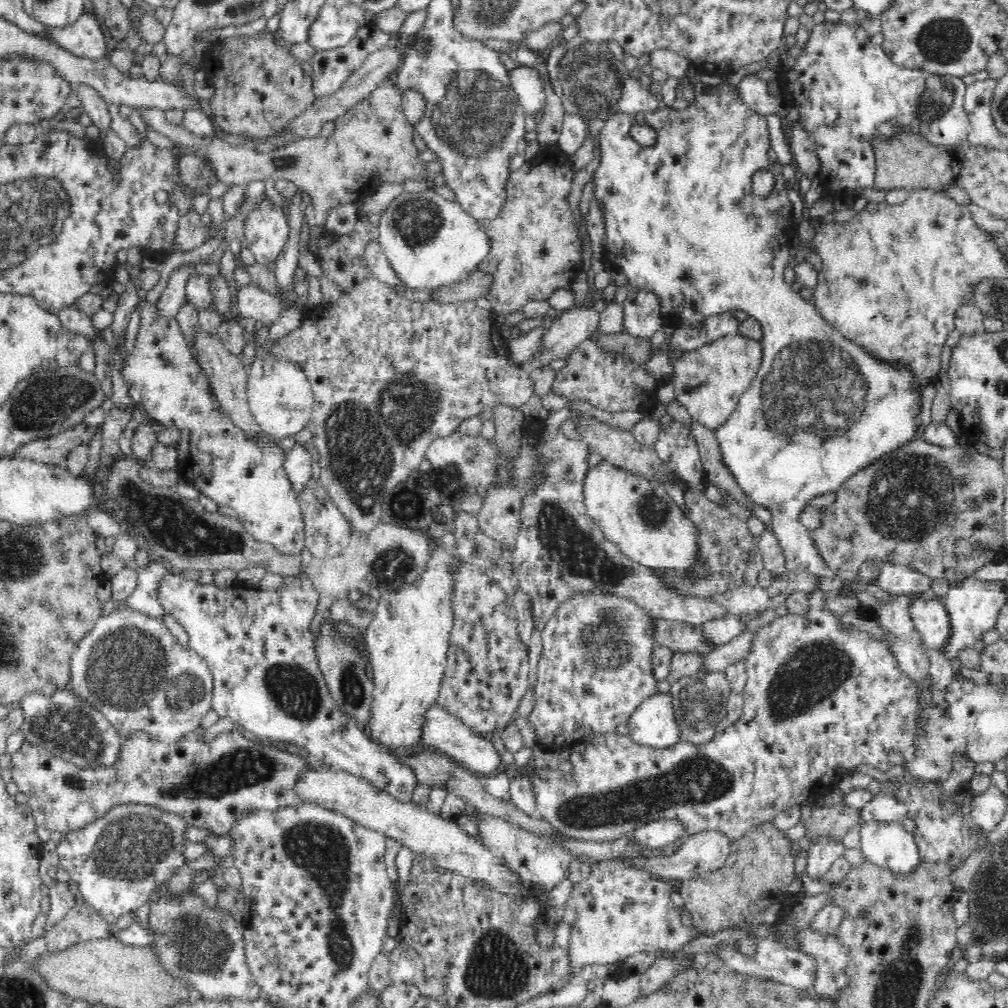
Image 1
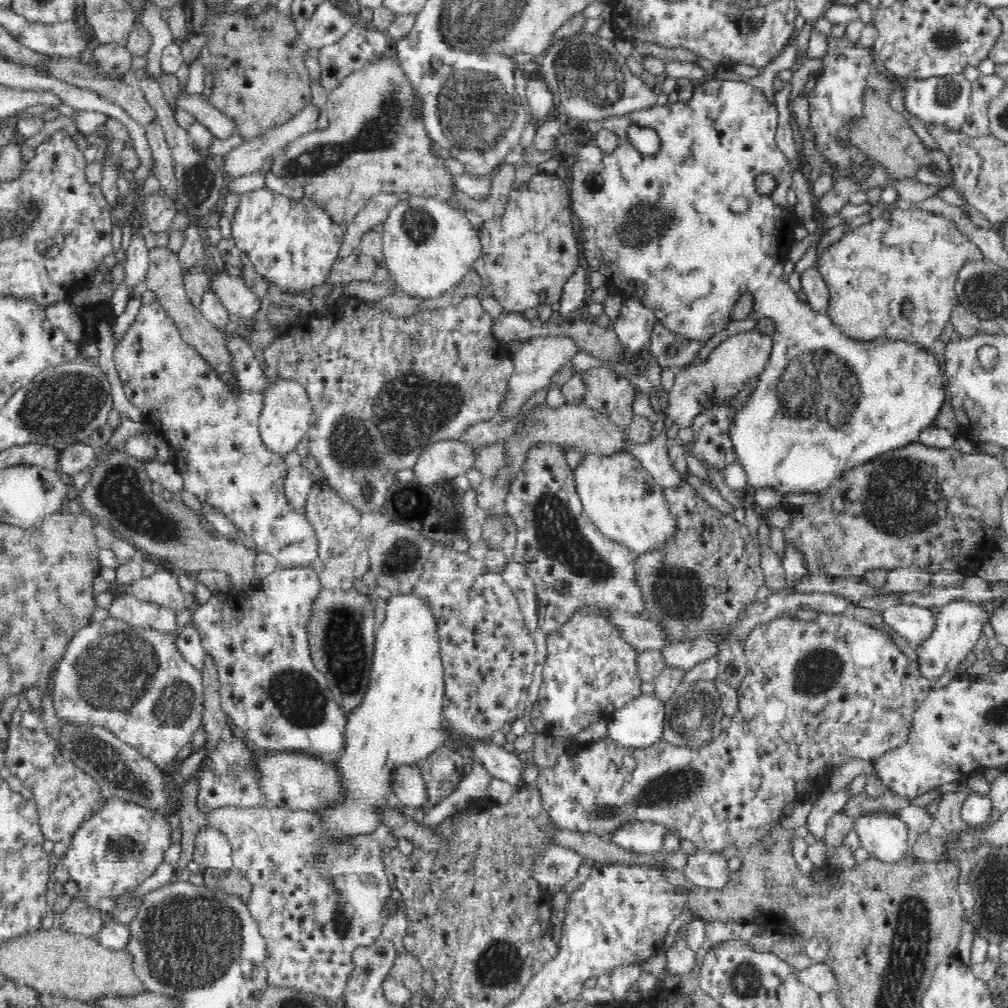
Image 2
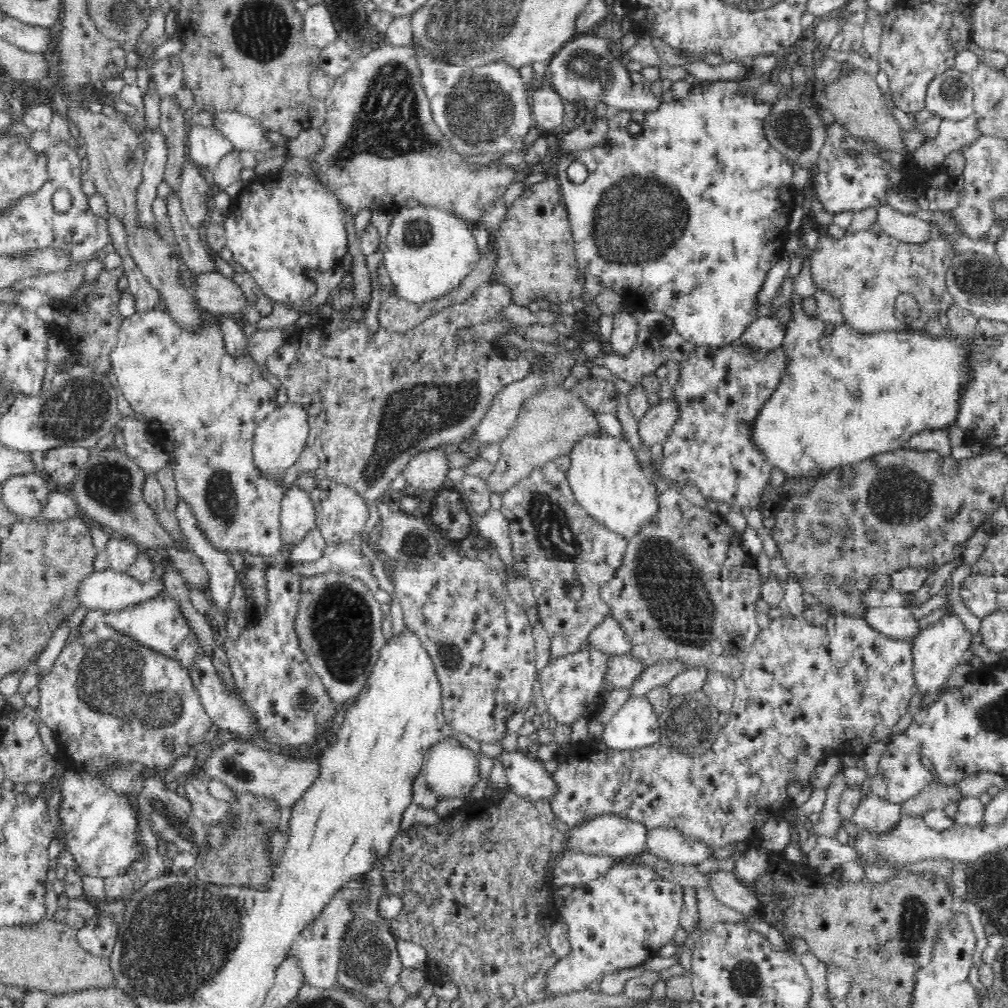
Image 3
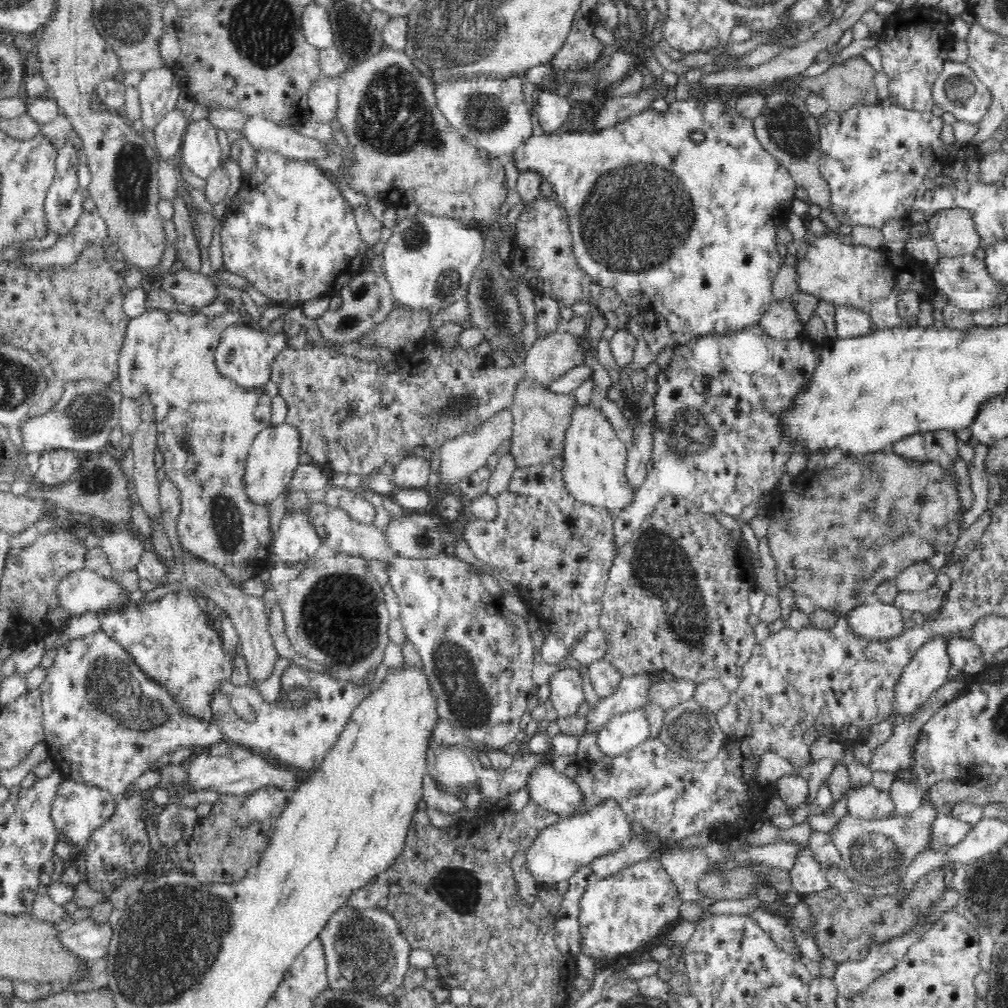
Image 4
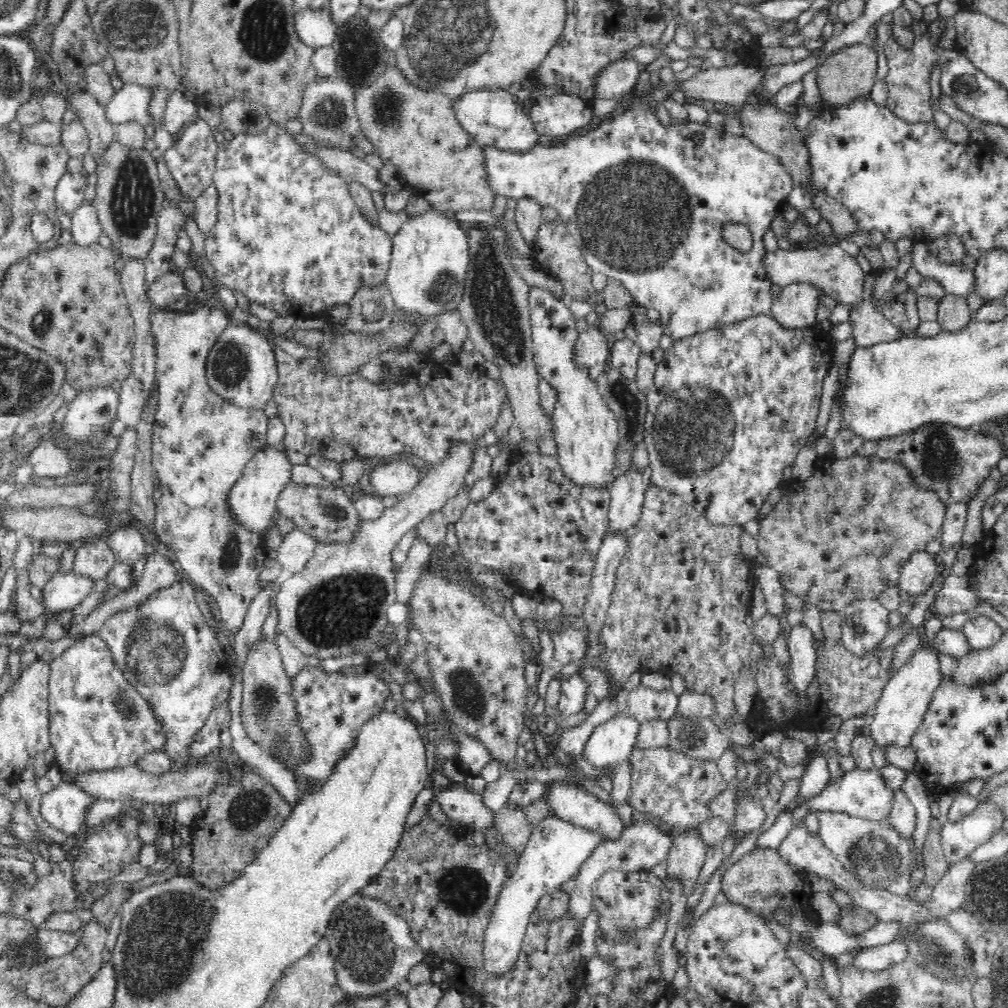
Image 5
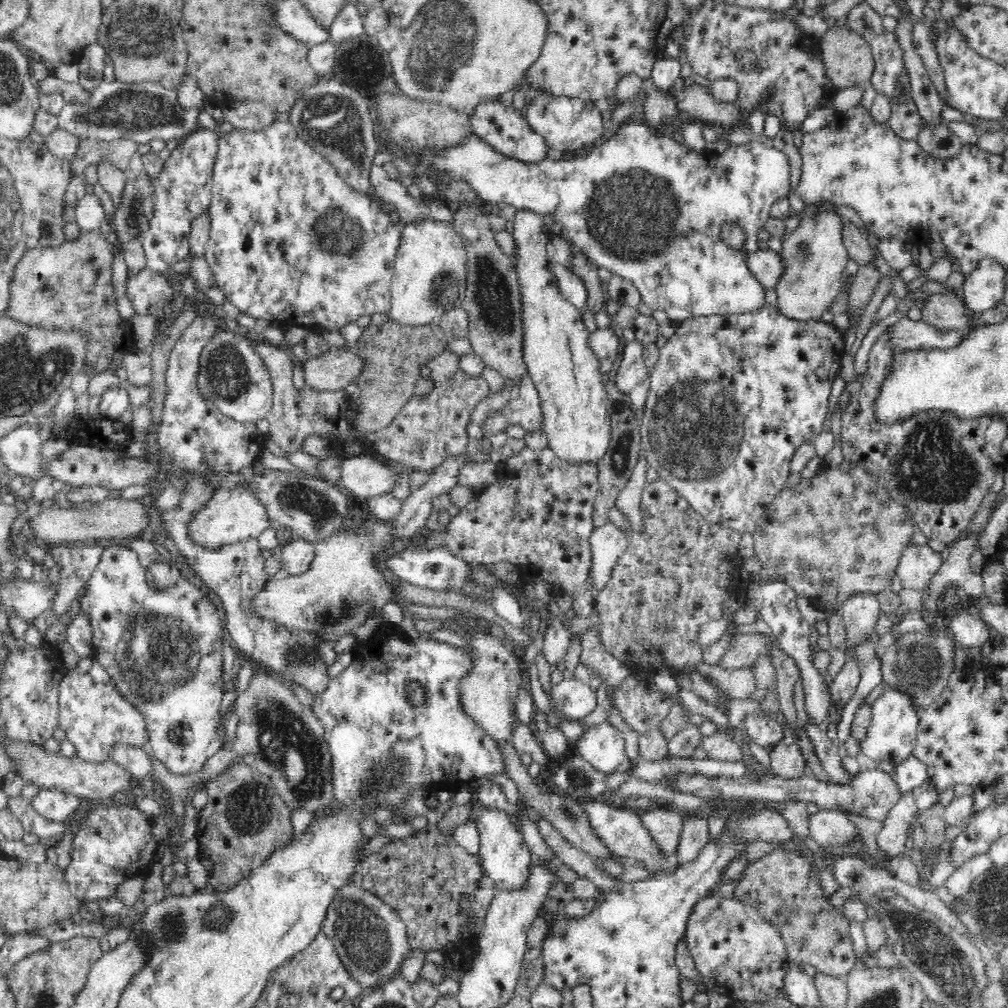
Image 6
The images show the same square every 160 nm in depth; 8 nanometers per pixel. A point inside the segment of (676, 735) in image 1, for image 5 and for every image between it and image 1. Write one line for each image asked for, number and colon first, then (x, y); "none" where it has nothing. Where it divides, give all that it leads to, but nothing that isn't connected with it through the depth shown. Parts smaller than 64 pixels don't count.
2: (640, 723)
3: (635, 725)
4: (622, 732)
5: (611, 742)

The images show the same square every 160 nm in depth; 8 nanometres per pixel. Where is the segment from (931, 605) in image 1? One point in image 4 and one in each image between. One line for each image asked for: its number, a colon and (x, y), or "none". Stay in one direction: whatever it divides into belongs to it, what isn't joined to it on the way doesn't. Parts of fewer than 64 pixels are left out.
2: (914, 623)
3: (899, 623)
4: (877, 621)

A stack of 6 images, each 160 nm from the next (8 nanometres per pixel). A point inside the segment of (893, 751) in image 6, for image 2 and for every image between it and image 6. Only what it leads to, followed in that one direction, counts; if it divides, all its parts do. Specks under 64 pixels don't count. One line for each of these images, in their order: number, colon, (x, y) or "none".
2: (959, 622)
3: (935, 651)
4: (927, 671)
5: (905, 699)

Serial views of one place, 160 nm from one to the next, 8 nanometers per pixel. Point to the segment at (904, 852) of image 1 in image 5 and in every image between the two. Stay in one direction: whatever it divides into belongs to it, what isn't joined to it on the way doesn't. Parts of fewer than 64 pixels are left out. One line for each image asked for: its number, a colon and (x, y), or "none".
2: (884, 837)
3: (876, 816)
4: (868, 803)
5: (863, 793)

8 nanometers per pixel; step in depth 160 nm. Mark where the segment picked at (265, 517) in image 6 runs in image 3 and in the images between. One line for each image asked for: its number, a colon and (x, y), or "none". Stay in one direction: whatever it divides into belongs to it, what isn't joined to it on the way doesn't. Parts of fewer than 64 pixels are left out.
3: (279, 439)
4: (274, 453)
5: (254, 499)

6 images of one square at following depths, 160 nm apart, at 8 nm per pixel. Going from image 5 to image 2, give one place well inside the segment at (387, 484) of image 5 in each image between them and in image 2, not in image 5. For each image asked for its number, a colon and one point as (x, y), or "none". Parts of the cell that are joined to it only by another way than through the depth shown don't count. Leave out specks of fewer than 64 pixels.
2: (445, 459)
3: (426, 470)
4: (413, 472)

